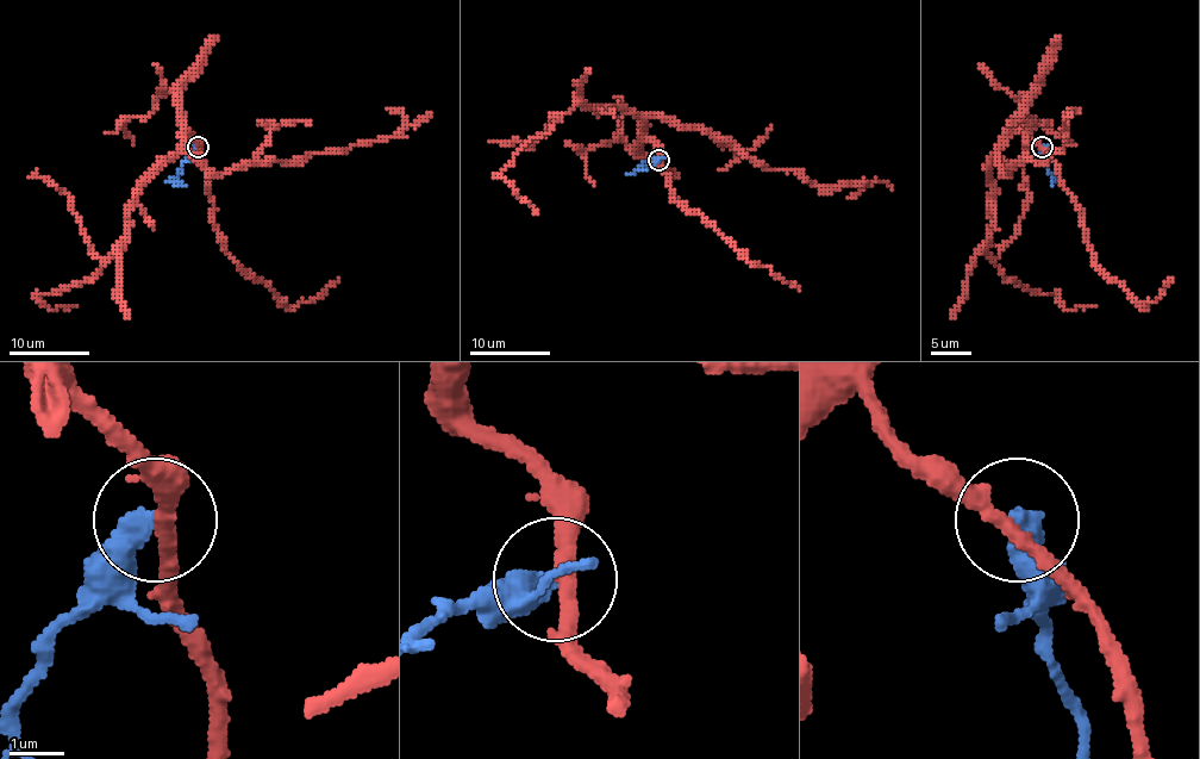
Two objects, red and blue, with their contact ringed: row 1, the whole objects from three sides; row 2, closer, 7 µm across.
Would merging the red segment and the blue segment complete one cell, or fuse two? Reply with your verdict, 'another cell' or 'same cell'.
another cell

